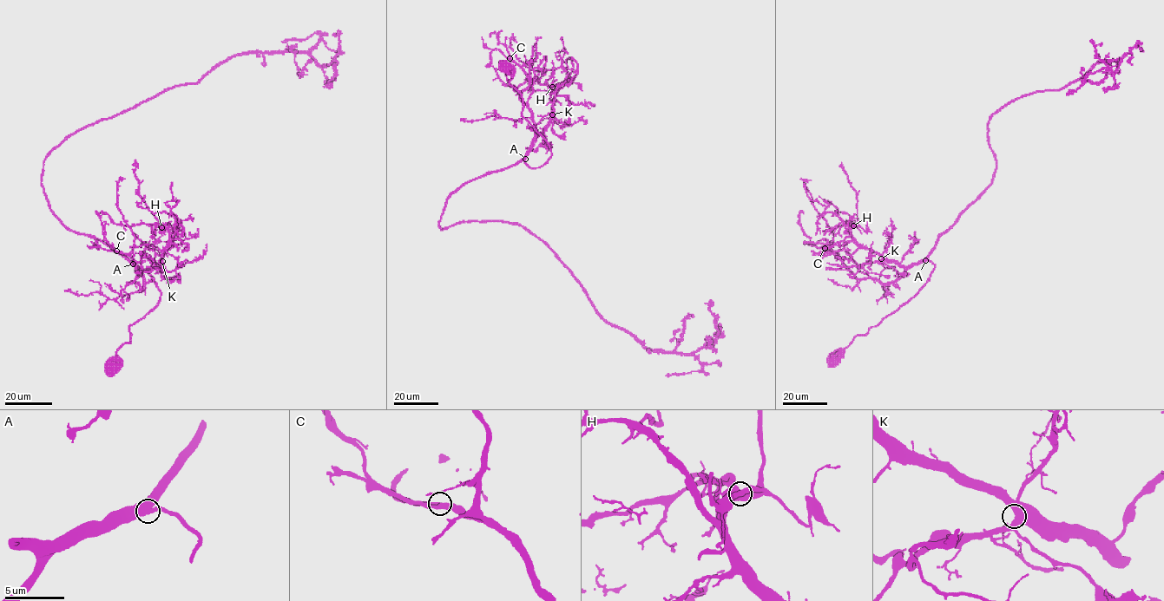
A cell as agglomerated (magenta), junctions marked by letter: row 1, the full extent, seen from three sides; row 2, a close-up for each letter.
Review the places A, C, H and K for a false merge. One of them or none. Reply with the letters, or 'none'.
none

